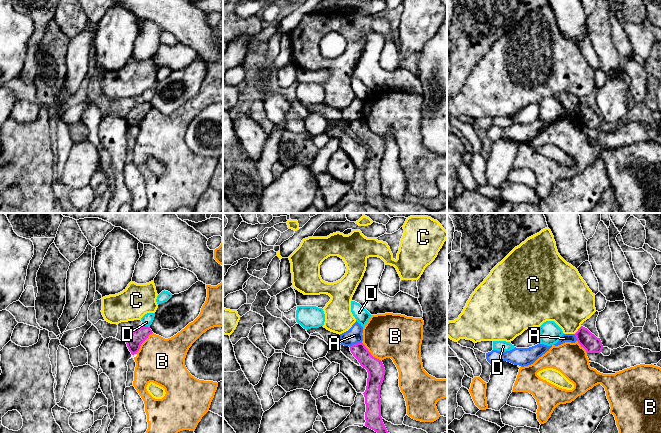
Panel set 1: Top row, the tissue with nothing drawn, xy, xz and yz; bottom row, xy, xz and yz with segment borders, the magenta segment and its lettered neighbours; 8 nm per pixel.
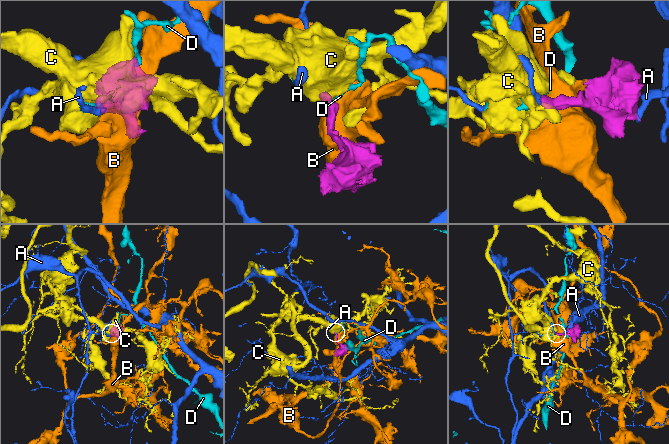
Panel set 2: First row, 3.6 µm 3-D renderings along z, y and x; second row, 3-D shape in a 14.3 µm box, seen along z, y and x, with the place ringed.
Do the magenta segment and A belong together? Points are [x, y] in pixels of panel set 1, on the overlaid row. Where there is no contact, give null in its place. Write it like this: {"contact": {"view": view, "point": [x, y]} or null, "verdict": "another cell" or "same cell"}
{"contact": {"view": "xz", "point": [355, 344]}, "verdict": "another cell"}

